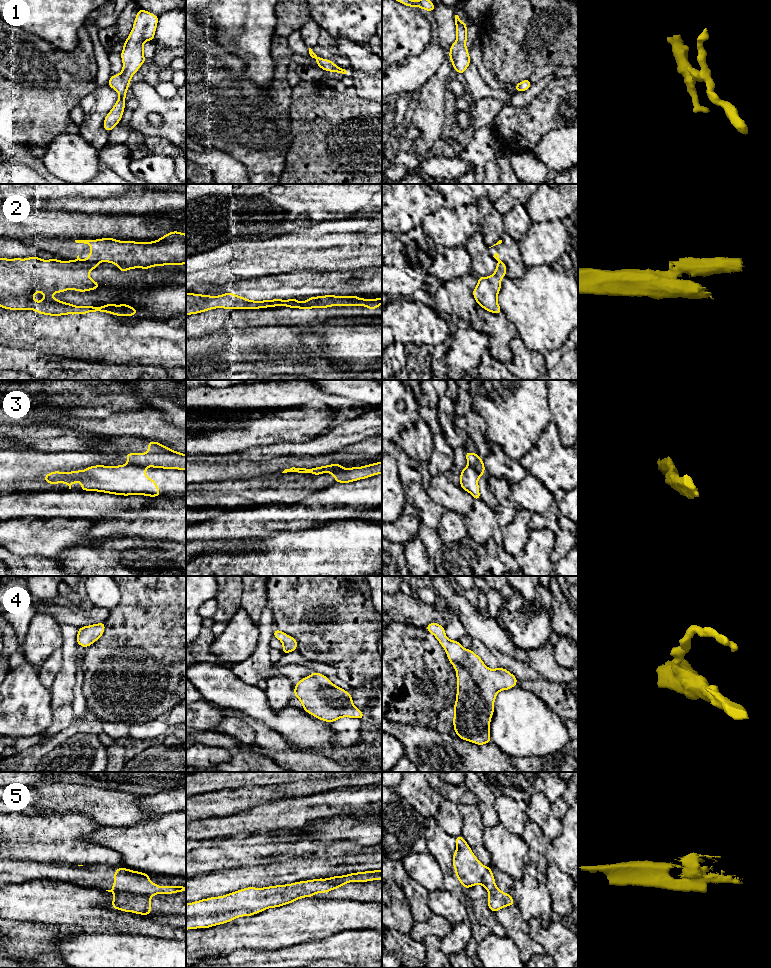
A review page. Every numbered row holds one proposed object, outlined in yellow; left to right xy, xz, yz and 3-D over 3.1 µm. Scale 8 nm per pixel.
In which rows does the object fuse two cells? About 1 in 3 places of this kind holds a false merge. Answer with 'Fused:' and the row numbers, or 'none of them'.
Fused: 2, 3, 5

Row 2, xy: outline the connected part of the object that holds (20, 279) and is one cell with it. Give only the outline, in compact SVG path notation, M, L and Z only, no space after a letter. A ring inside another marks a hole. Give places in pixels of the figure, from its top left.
M34 255L25 259L0 258L0 307L17 311L30 309L49 316L84 315L88 312L135 316L139 310L128 304L75 306L52 297L53 293L66 290L87 292L98 289L100 284L89 278L90 271L97 269L97 265L97 262L78 260L43 260ZM37 292L45 296L39 302L33 298Z

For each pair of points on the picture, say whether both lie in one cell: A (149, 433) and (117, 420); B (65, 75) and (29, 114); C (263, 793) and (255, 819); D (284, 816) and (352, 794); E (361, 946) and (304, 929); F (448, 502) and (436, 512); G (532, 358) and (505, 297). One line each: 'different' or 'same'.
A: same
B: same
C: different
D: same
E: different
F: different
G: different

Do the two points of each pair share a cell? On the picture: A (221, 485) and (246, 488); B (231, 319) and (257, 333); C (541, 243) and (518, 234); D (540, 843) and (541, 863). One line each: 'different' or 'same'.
A: same
B: different
C: different
D: same

